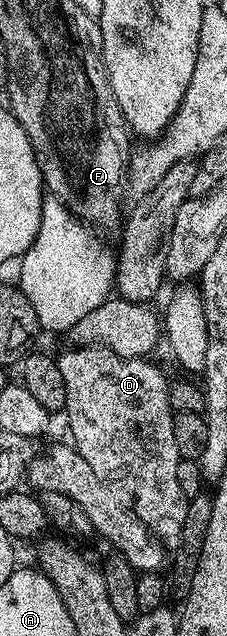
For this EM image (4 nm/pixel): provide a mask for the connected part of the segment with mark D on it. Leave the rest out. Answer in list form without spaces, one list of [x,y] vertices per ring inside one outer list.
[[[83,345],[72,346],[69,352],[59,353],[58,363],[62,370],[62,382],[66,386],[66,402],[64,408],[68,412],[68,428],[72,431],[71,443],[76,451],[82,454],[82,458],[86,458],[86,462],[90,462],[90,470],[94,470],[94,474],[98,474],[98,478],[102,478],[102,482],[108,485],[113,492],[119,494],[126,501],[132,513],[140,519],[153,536],[161,542],[174,542],[178,539],[182,532],[182,522],[185,521],[188,500],[182,494],[182,486],[178,486],[178,462],[181,454],[176,448],[174,442],[174,426],[172,425],[172,417],[174,415],[172,407],[168,405],[168,380],[163,376],[154,365],[151,359],[141,358],[138,356],[119,356],[114,354],[114,350],[103,348],[100,345]]]

